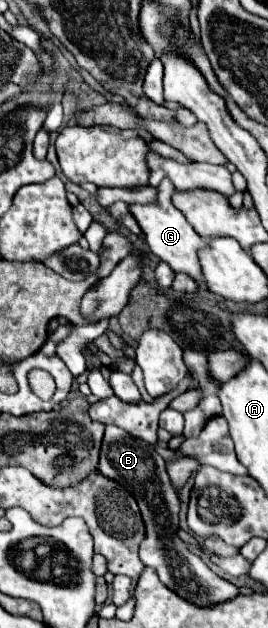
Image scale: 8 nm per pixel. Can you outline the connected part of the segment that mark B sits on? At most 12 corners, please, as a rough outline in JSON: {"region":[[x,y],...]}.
{"region":[[106,426],[98,470],[138,502],[144,566],[184,600],[240,594],[178,536],[178,492],[148,442]]}

